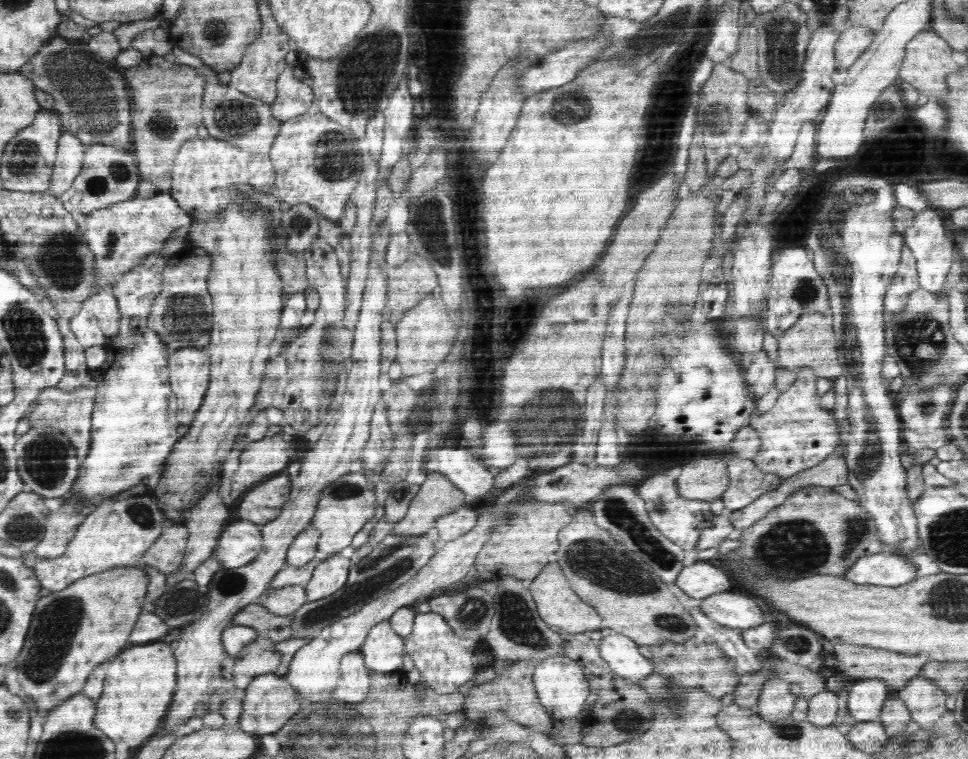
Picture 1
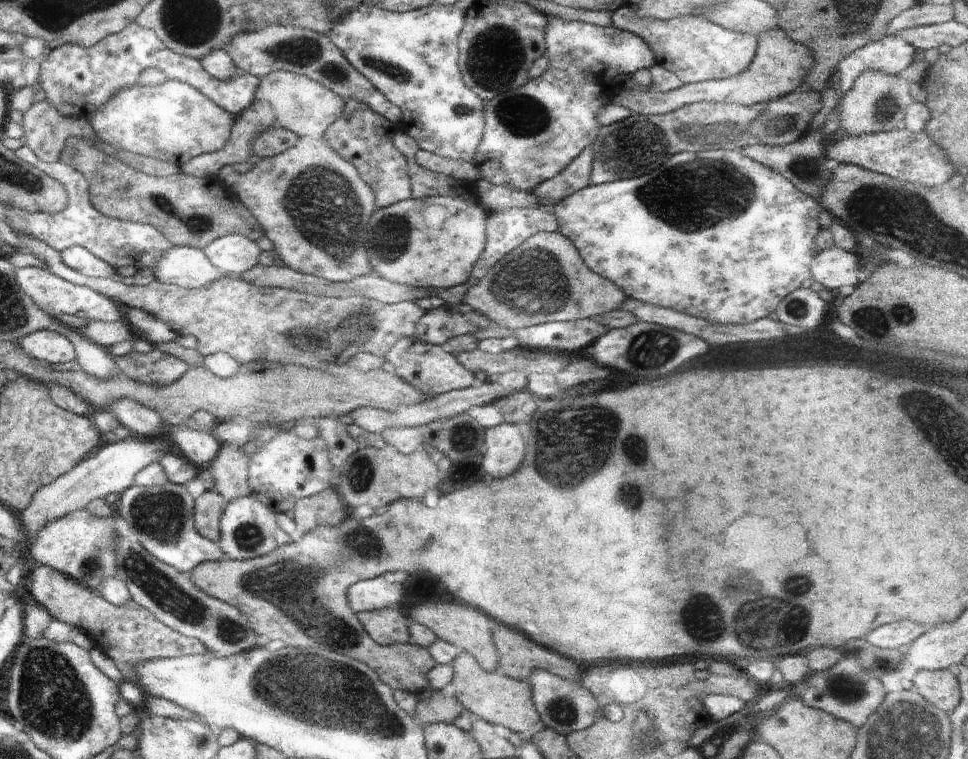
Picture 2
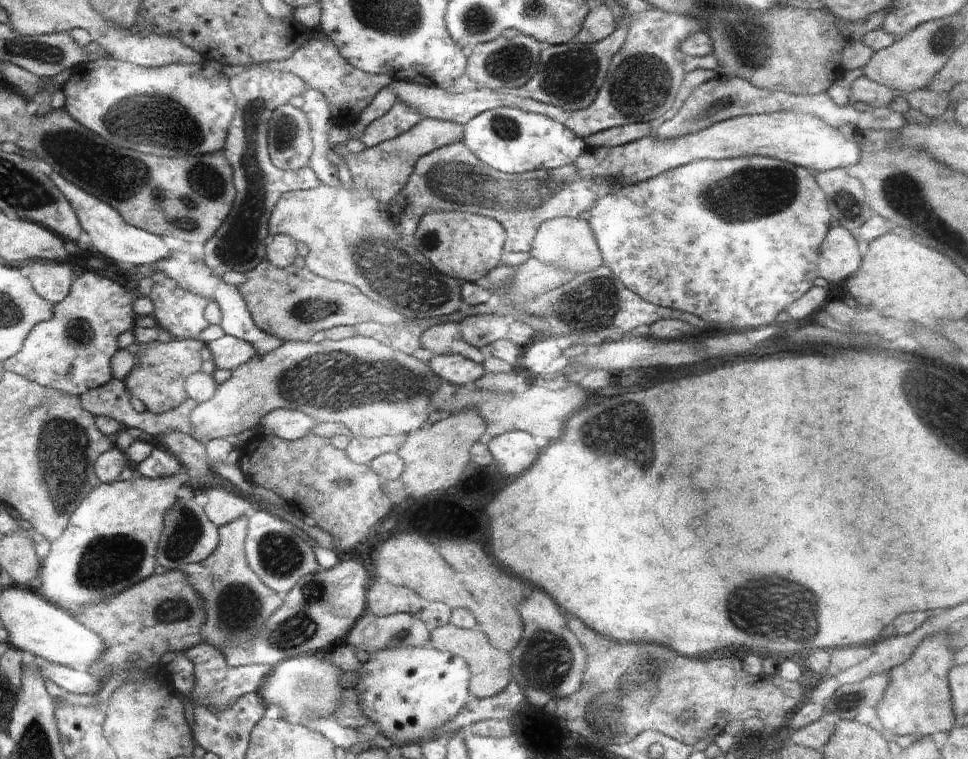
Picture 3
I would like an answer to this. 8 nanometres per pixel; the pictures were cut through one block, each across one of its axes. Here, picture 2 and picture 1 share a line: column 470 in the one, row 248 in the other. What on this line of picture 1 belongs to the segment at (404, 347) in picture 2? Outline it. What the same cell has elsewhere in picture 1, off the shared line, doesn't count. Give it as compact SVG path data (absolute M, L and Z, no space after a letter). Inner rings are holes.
M385 221L379 226L375 224L372 226L372 244L374 246L372 246L372 262L368 266L370 268L370 274L368 274L370 278L366 278L366 288L364 288L363 294L364 302L362 302L362 310L359 312L358 322L356 323L354 350L352 350L352 370L350 370L350 376L348 376L348 390L346 390L342 406L334 412L330 424L326 426L326 430L320 436L320 440L314 446L314 450L306 452L306 456L302 460L300 474L296 478L291 479L291 493L288 502L284 503L282 512L280 512L278 518L268 522L266 526L262 526L263 549L260 551L260 554L243 567L218 569L208 586L208 592L206 593L208 604L203 612L204 614L202 614L200 619L189 623L183 628L180 640L178 640L178 648L174 652L176 662L178 662L178 674L176 674L178 676L178 688L176 688L174 700L170 704L170 710L166 712L166 720L164 720L164 730L166 732L170 732L174 726L185 725L192 716L204 716L208 712L218 711L219 705L226 699L234 697L236 692L233 677L235 659L223 649L222 631L231 625L232 618L235 618L244 606L253 603L256 598L260 598L262 594L268 591L272 578L286 565L285 560L289 545L292 544L294 538L313 519L322 489L333 480L338 480L340 476L350 474L357 468L357 466L352 466L352 462L354 460L356 460L356 464L359 462L362 450L368 442L368 436L370 436L370 420L372 420L374 406L378 406L376 402L382 400L380 398L380 394L383 392L382 388L380 388L380 374L382 374L380 372L382 370L380 368L380 322L382 322L382 310L386 306L386 274L384 274L386 262L384 262L384 256L386 256L386 244L390 242L390 237L390 227L386 225Z

